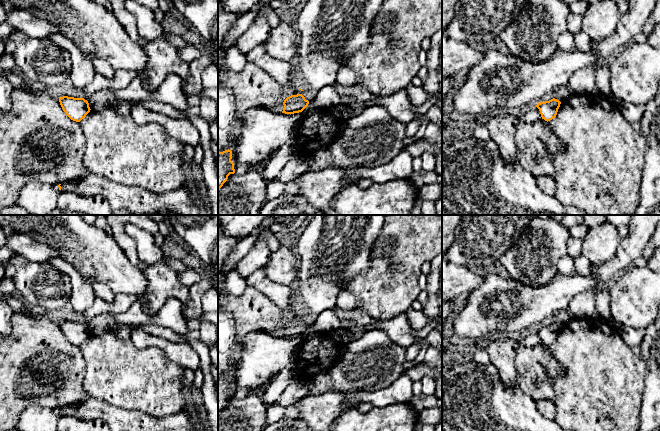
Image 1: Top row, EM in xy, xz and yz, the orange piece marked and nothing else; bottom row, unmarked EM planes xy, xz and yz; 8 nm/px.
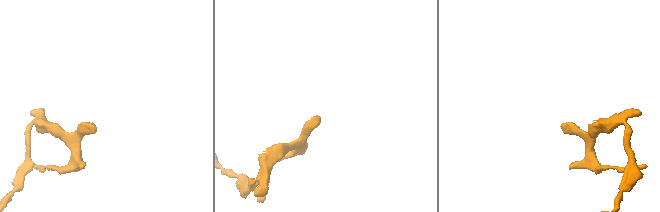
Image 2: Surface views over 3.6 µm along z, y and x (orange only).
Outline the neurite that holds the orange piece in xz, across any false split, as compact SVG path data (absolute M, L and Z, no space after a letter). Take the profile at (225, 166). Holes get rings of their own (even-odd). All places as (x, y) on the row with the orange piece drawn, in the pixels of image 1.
M228 149L223 152L218 152L218 192L227 181L228 176L235 173L234 163L231 159L231 150Z

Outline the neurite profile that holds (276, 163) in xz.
M295 138L285 143L266 163L262 171L262 176L267 183L272 183L275 178L280 174L284 166L297 155L296 152L297 142Z

